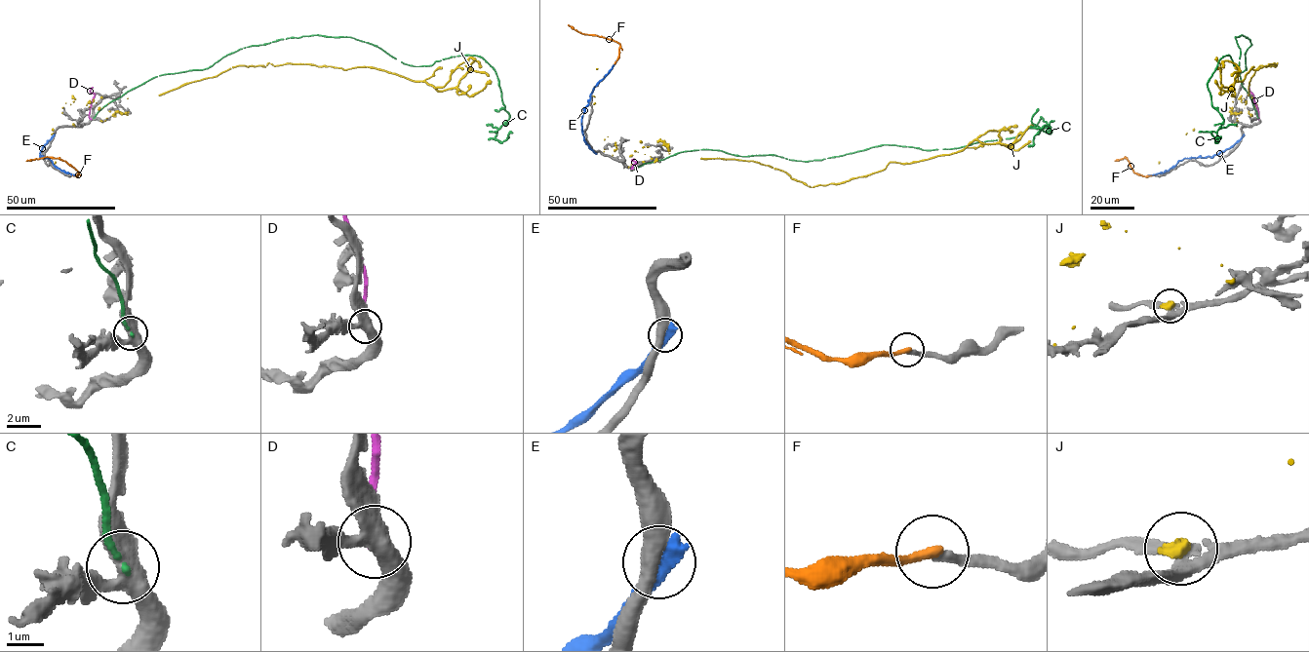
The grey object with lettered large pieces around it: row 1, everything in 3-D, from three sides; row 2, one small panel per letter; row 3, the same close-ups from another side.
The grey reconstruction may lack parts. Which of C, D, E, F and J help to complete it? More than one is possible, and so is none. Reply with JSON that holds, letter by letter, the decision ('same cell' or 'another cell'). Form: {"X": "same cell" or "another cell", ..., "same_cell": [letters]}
{"C": "another cell", "D": "another cell", "E": "another cell", "F": "same cell", "J": "another cell", "same_cell": ["F"]}

